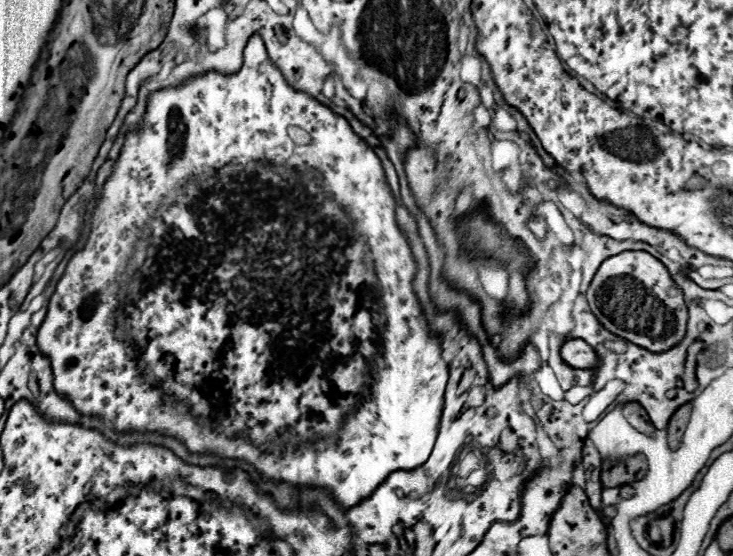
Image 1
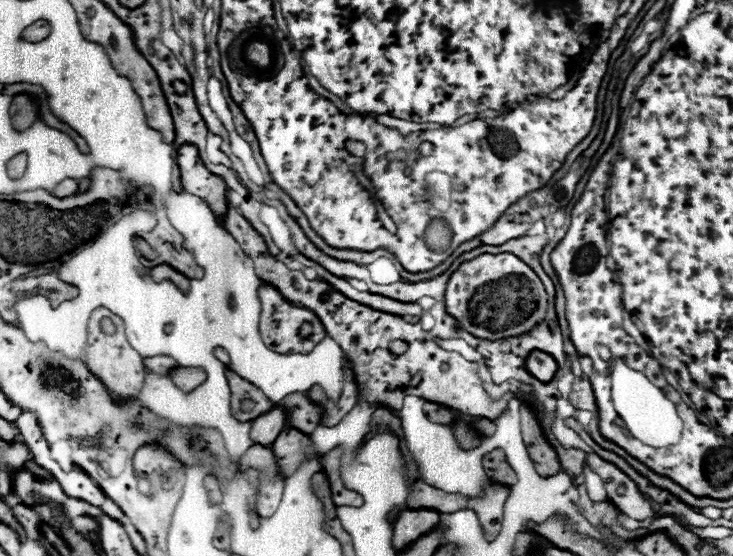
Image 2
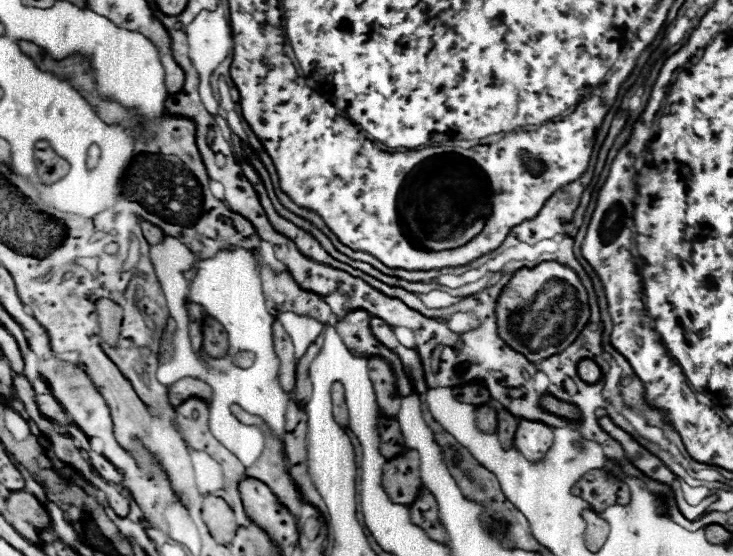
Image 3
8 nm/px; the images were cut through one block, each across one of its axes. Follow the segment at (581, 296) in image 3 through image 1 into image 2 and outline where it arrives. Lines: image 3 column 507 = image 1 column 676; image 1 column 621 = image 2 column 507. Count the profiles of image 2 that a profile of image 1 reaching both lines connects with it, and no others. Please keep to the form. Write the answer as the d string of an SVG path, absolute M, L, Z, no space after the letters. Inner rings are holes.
M480 254L460 264L444 292L446 312L478 338L500 340L532 330L546 316L548 294L530 266L514 254Z

